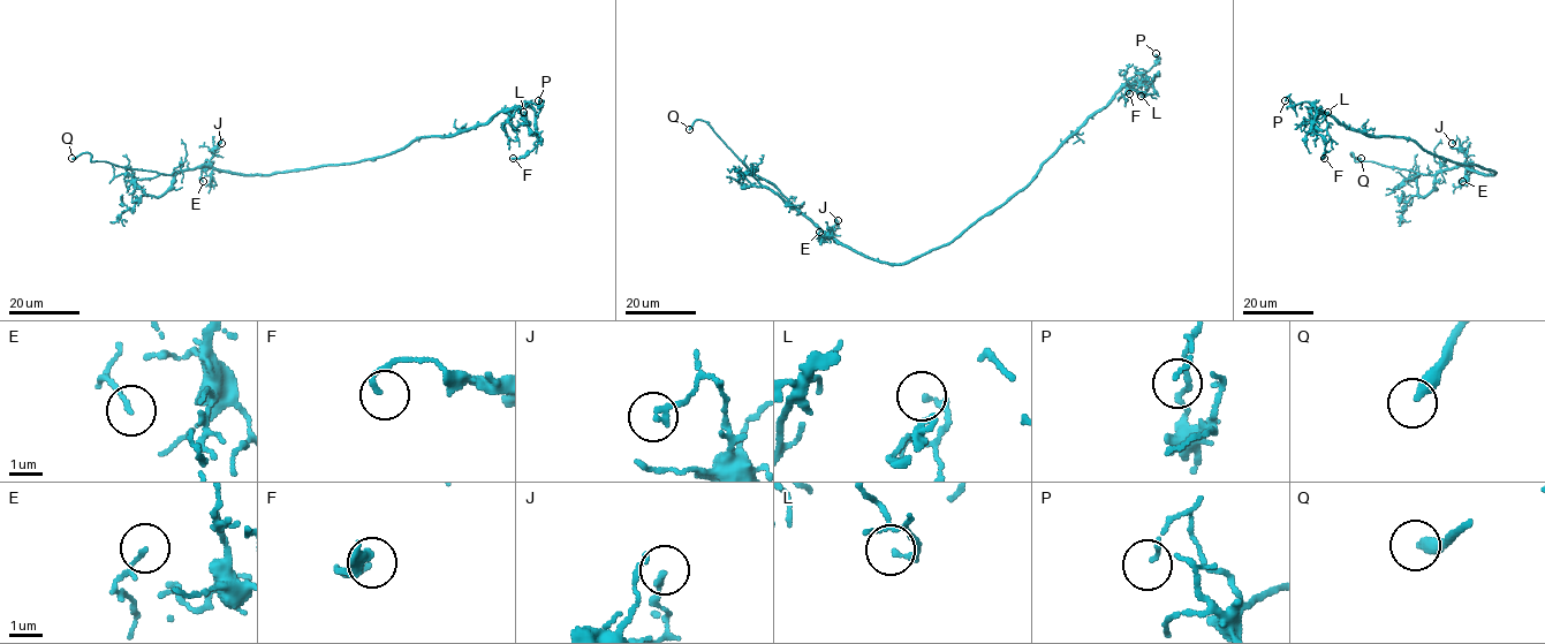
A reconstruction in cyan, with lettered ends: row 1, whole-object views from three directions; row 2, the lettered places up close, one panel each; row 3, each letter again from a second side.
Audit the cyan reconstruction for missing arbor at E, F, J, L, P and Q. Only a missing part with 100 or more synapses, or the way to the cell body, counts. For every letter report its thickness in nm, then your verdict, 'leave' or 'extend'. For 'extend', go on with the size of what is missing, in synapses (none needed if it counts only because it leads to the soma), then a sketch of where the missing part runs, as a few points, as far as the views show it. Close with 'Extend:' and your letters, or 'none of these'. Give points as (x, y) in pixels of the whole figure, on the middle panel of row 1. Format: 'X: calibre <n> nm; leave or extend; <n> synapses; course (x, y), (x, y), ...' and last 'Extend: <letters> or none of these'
E: calibre 110 nm; leave
F: calibre 140 nm; leave
J: calibre 190 nm; leave
L: calibre 160 nm; leave
P: calibre 110 nm; leave
Q: calibre 380 nm; extend; course (689, 129), (651, 159)
Extend: Q

